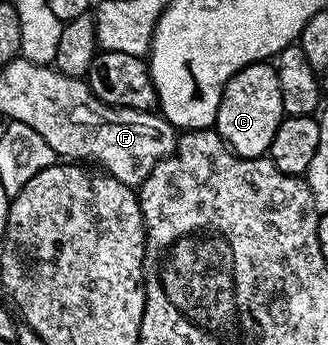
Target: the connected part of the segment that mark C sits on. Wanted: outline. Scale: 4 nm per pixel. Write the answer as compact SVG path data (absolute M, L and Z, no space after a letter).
M256 62L243 68L225 85L215 112L217 135L226 146L241 158L260 158L268 155L271 140L283 117L283 100L279 92L277 71L269 62Z

